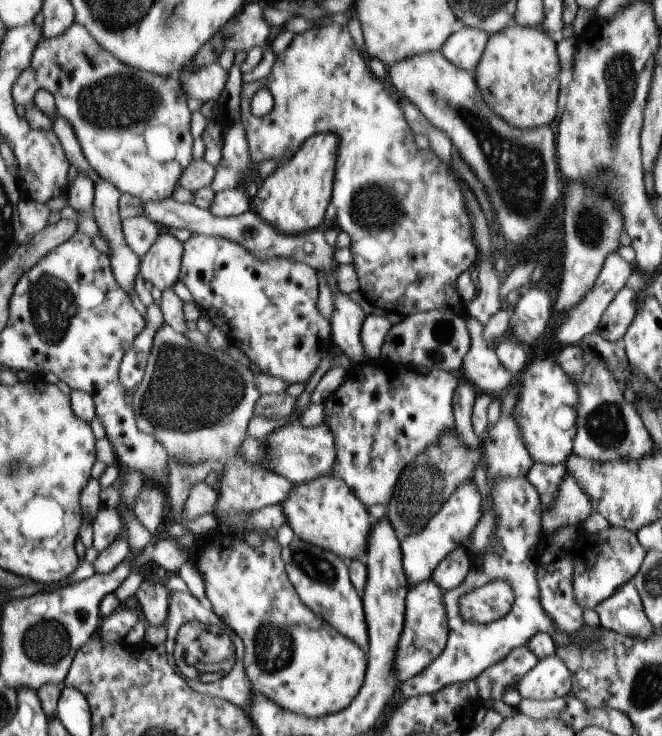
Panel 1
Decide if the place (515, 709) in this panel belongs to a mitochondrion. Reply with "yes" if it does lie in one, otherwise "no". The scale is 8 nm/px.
no

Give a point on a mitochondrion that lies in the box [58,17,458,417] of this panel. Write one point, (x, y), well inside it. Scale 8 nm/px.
(122, 101)

